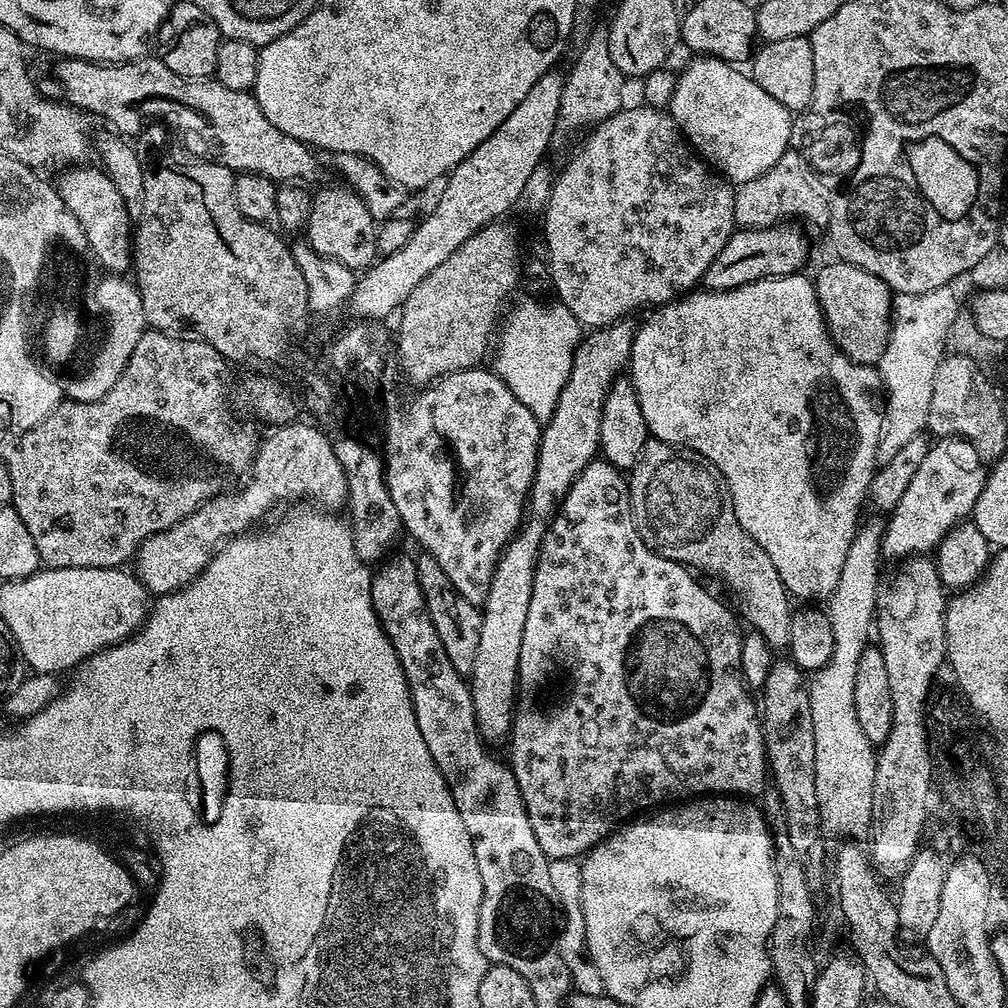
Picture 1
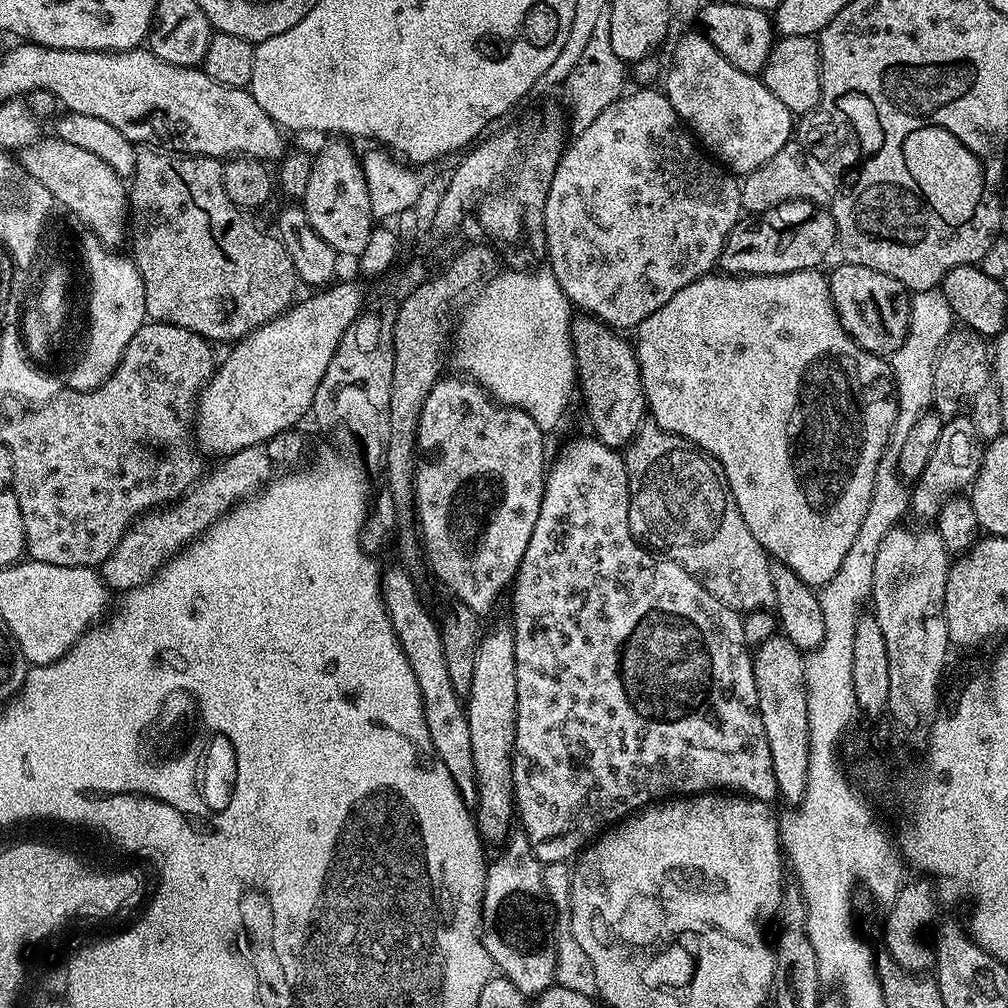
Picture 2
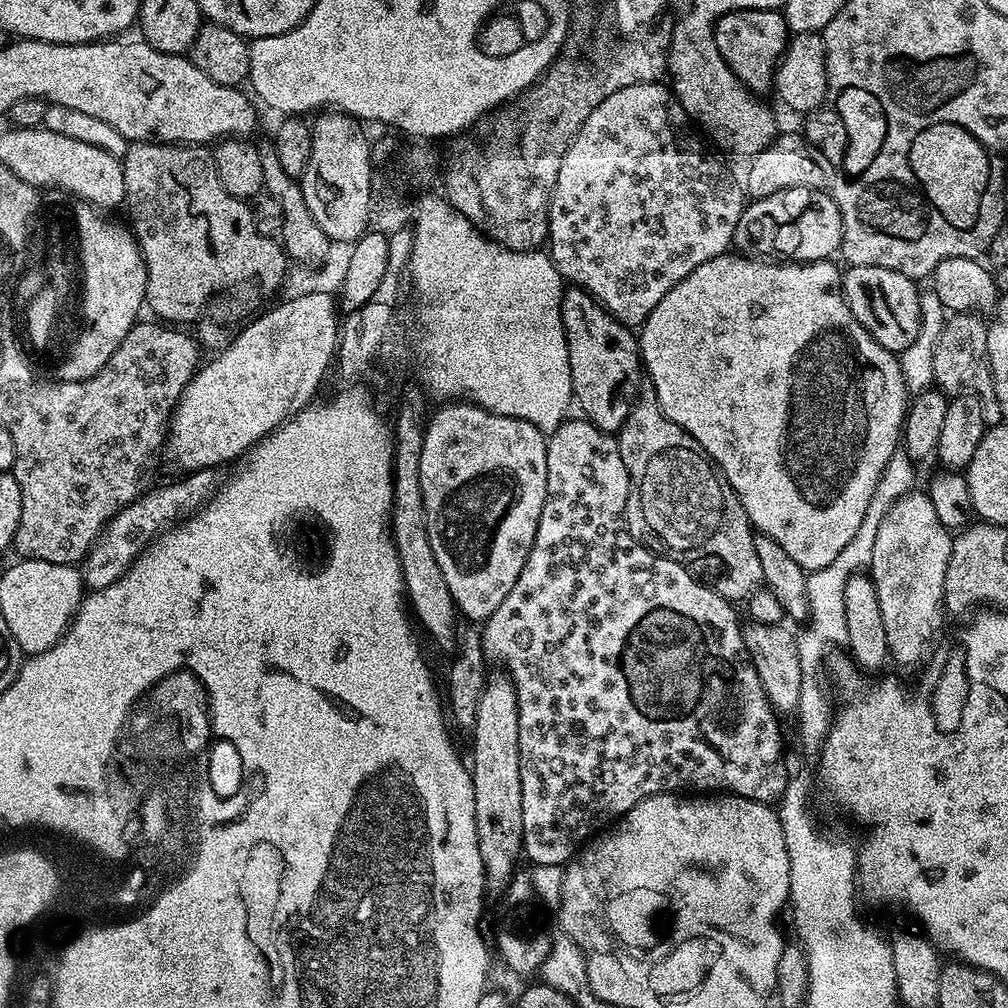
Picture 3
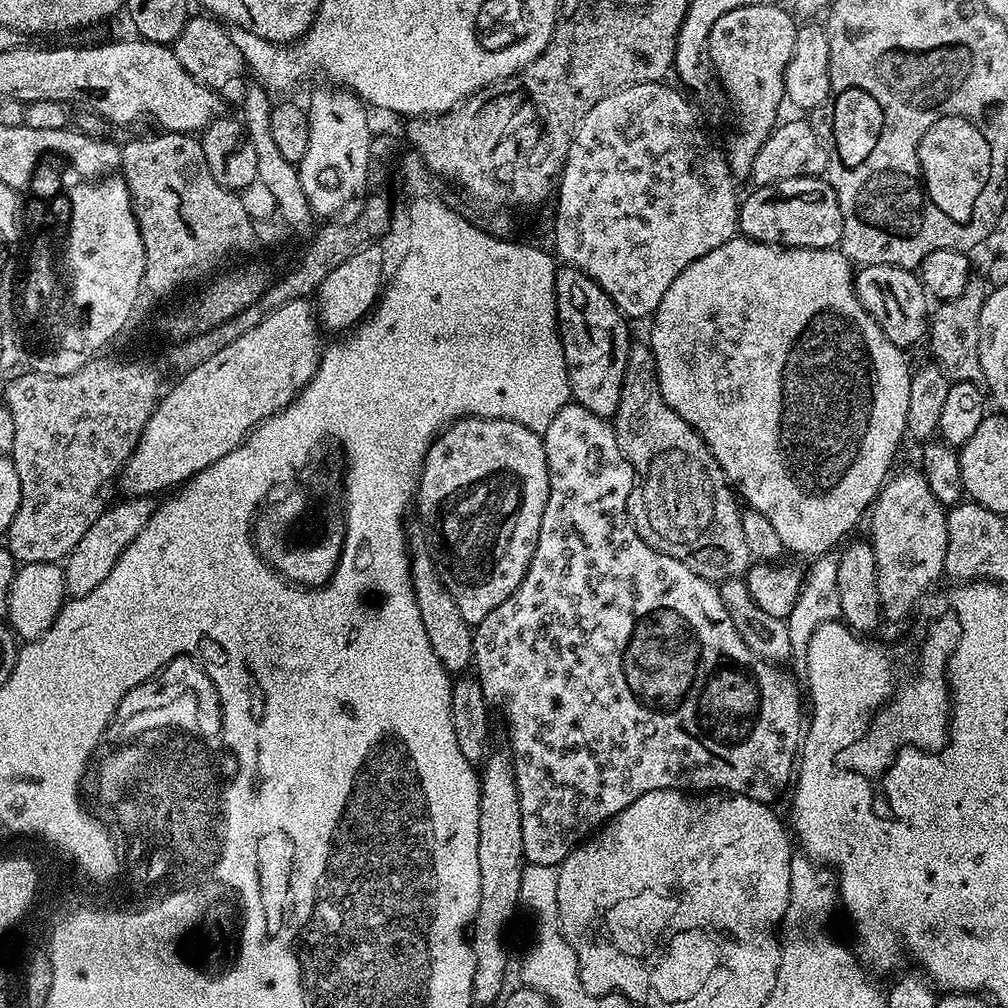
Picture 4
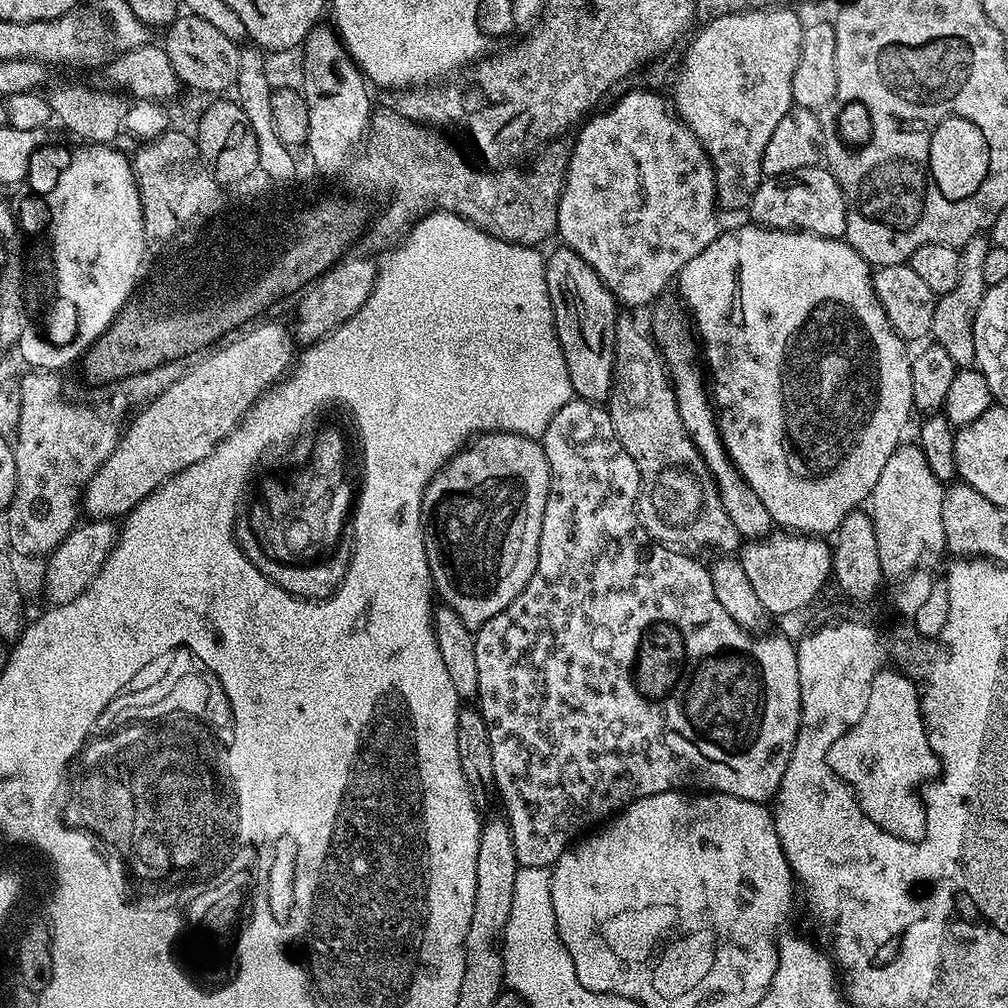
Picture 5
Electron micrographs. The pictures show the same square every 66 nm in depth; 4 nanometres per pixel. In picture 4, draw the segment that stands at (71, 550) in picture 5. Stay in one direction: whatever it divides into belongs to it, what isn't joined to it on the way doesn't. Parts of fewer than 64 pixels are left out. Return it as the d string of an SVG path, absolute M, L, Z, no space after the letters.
M133 496L121 501L121 504L116 504L113 508L111 505L96 519L94 526L86 530L82 542L78 542L78 546L74 546L67 560L63 561L64 591L69 597L79 598L90 594L90 590L94 590L94 586L98 586L98 582L102 582L102 578L110 574L122 550L126 550L126 546L130 546L130 542L138 538L142 526L146 526L146 522L154 511L152 496Z

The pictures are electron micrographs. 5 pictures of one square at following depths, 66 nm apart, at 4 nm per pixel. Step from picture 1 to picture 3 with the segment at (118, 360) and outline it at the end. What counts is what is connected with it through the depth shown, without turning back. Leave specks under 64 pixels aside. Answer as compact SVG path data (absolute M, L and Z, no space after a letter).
M91 204L79 205L77 217L80 233L83 237L83 249L78 254L78 264L87 285L87 329L77 348L74 348L72 359L67 359L60 368L59 380L82 381L93 376L118 350L122 338L137 323L136 316L145 307L144 291L146 290L146 266L136 238L127 227L115 224L112 220L103 220L101 213Z

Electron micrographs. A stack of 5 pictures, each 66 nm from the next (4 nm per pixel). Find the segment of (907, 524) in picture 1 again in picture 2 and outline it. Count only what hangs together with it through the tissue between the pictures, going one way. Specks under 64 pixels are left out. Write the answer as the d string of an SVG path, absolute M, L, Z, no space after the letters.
M954 416L945 423L942 434L938 434L938 442L934 446L934 454L930 454L930 462L926 462L926 470L914 482L910 492L910 512L920 520L935 521L942 506L951 496L971 489L980 469L982 441L969 416Z

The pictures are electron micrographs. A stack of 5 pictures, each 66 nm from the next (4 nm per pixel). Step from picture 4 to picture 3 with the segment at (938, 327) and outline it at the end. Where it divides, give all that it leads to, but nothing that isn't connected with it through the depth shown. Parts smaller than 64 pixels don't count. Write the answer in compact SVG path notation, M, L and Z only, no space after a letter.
M954 312L945 319L934 346L935 387L949 397L969 392L978 397L984 411L984 419L989 425L1001 423L999 404L992 385L991 366L987 356L987 330L989 325L983 315L975 312Z

